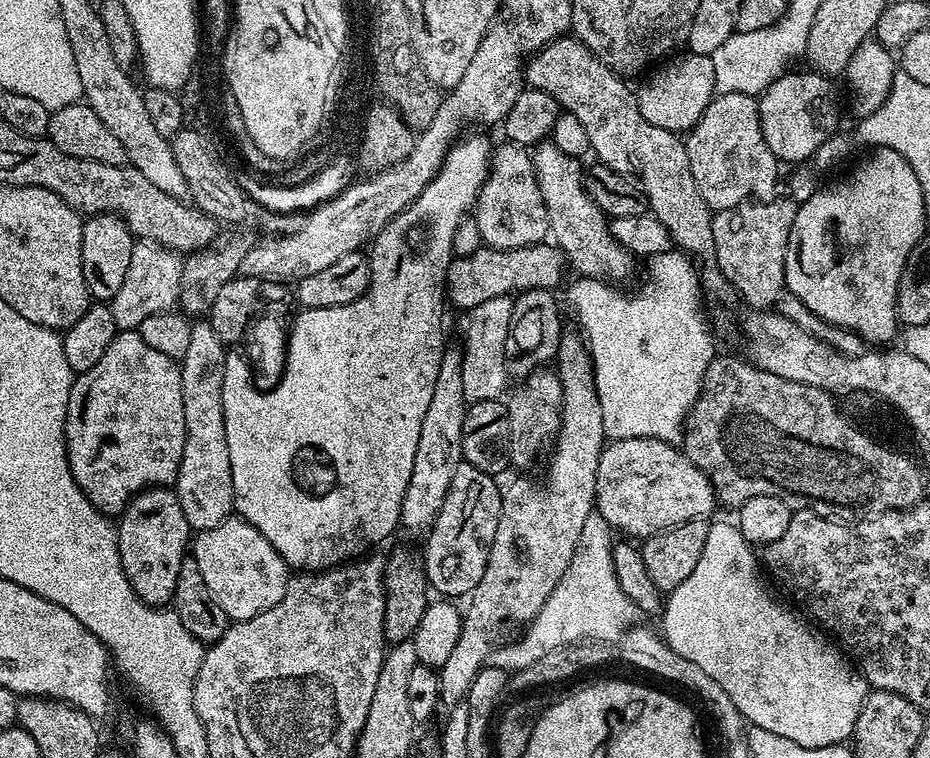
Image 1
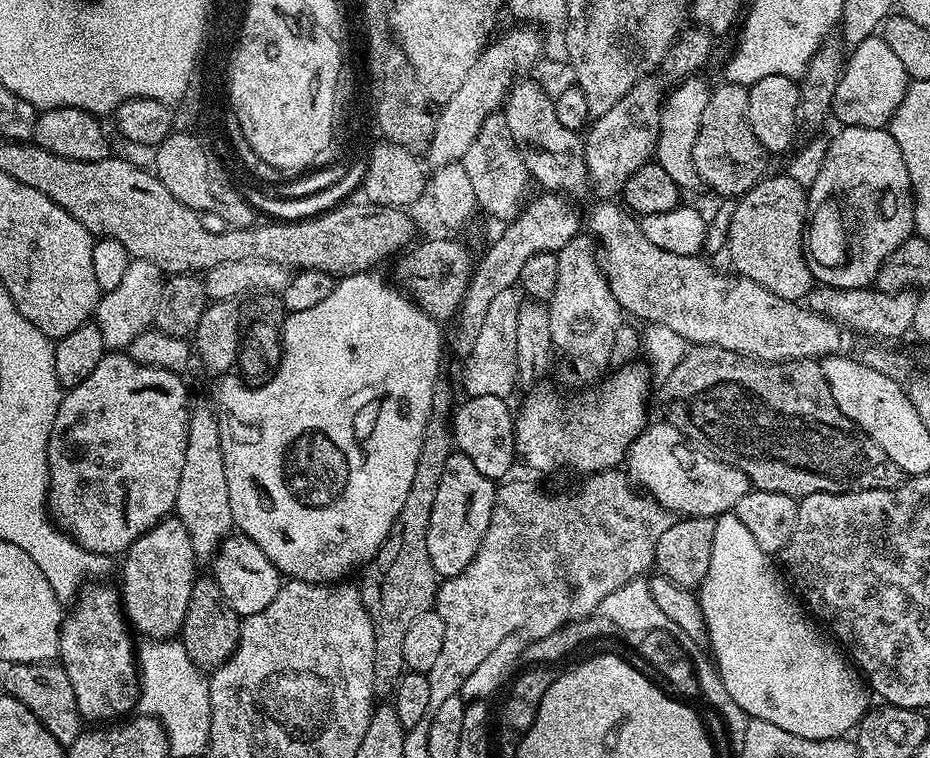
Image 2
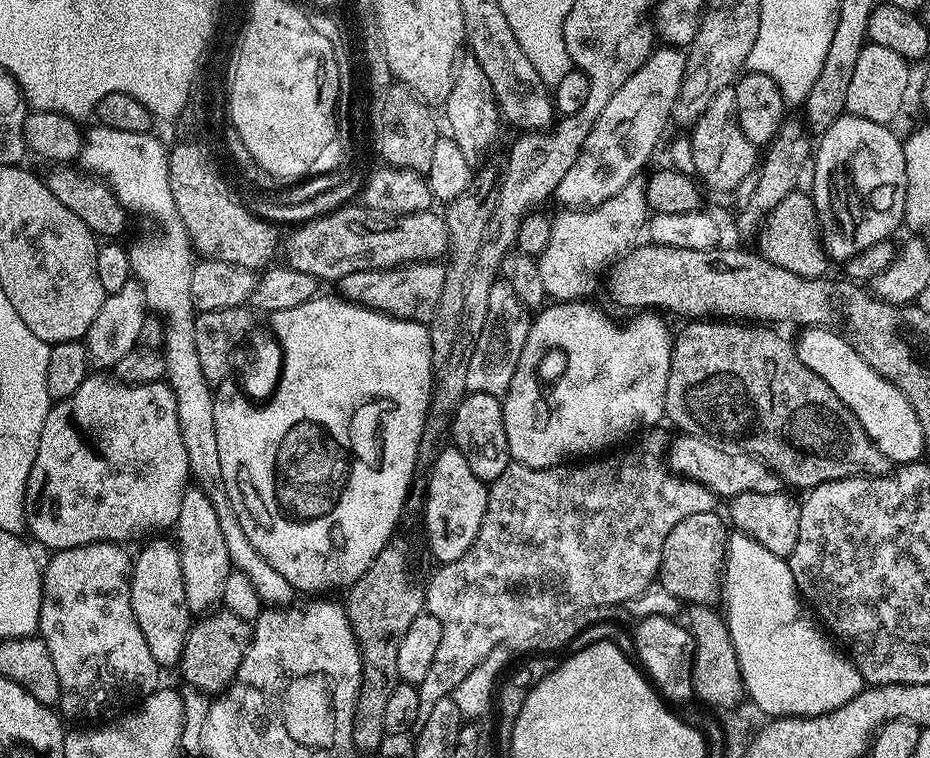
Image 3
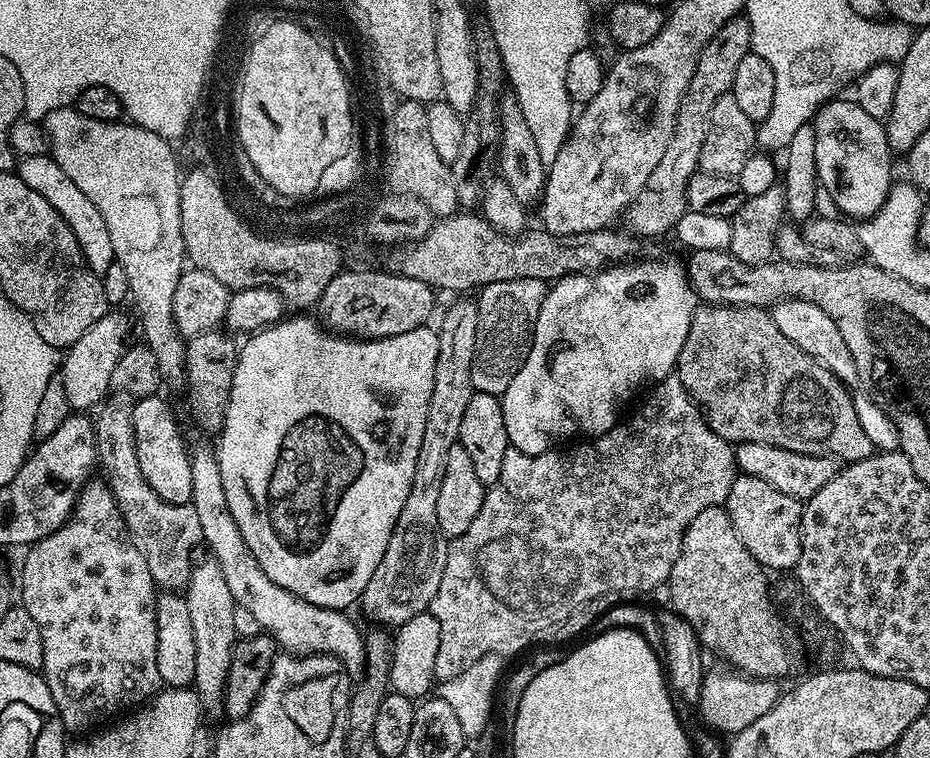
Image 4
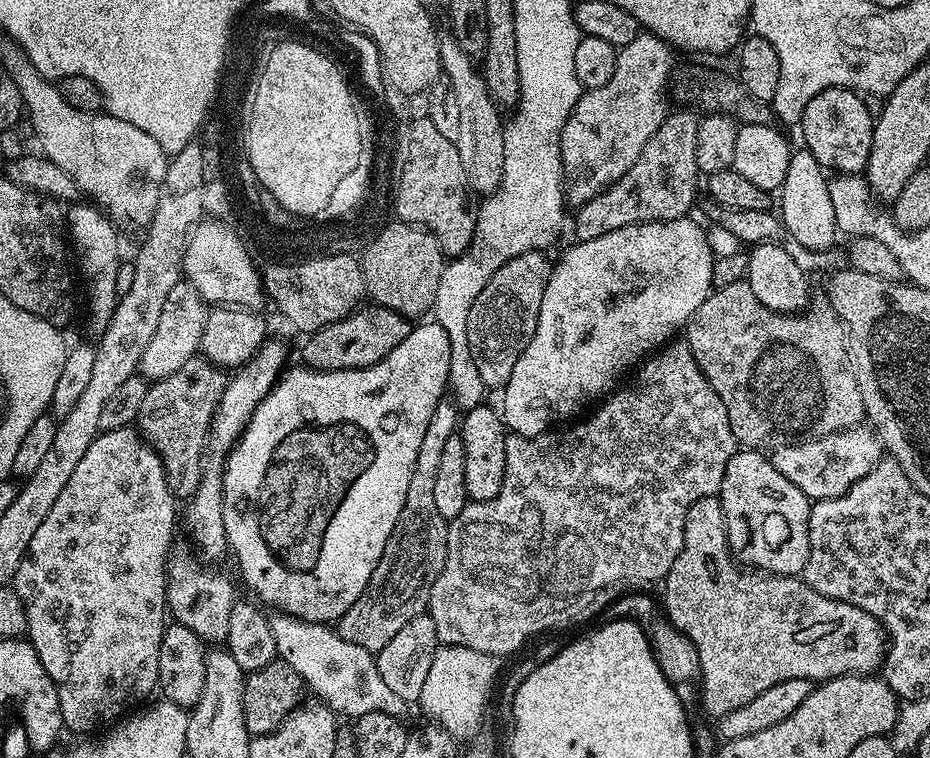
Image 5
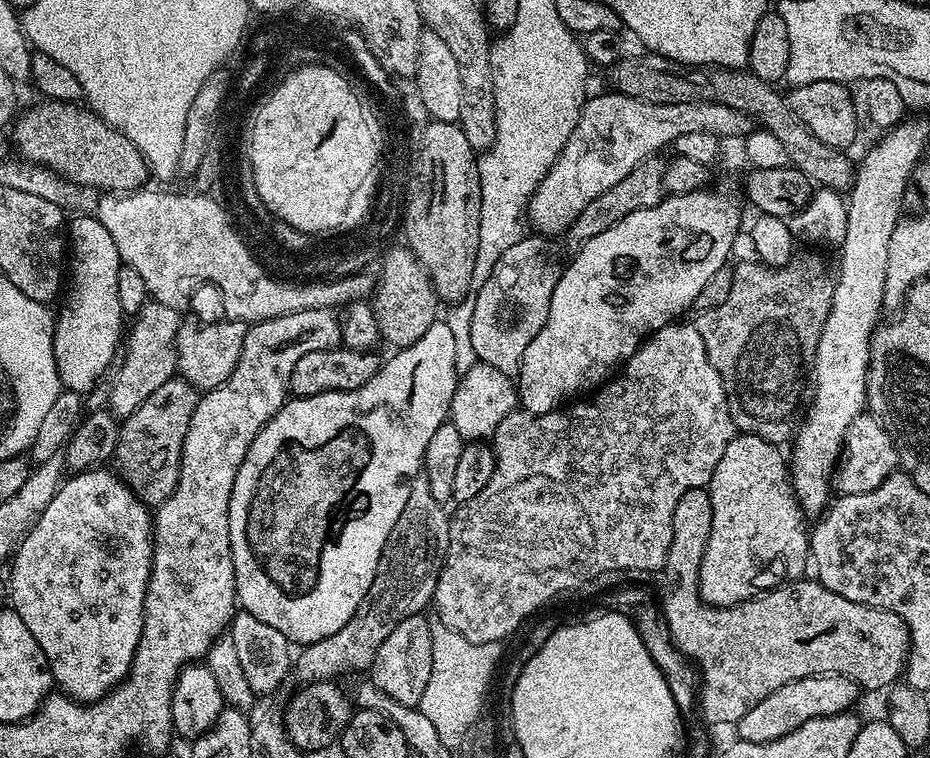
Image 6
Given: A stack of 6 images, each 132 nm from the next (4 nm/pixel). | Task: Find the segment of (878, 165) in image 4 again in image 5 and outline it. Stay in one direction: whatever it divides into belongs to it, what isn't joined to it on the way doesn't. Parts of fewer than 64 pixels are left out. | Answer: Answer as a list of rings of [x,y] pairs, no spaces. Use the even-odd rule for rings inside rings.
[[[827,88],[806,102],[806,110],[798,121],[798,129],[804,135],[803,147],[816,156],[823,169],[833,173],[853,174],[863,173],[867,169],[874,116],[868,113],[864,100],[863,95],[850,88]]]

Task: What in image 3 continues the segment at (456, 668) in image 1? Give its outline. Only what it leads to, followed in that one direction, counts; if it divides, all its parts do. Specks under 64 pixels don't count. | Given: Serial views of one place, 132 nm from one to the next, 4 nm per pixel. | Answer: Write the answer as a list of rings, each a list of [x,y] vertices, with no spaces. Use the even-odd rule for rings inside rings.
[[[637,178],[625,186],[614,198],[602,202],[596,208],[587,210],[560,210],[557,216],[551,217],[552,229],[550,240],[546,242],[546,250],[538,257],[540,273],[542,274],[542,286],[545,293],[556,302],[580,302],[596,288],[596,271],[609,264],[615,263],[627,252],[632,251],[641,243],[646,232],[646,225],[650,219],[648,207],[647,187],[643,179]]]

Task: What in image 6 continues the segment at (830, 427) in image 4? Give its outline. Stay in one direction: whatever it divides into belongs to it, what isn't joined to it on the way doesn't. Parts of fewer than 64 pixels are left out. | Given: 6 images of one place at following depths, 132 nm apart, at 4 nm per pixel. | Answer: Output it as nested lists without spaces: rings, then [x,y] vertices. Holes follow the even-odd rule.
[[[804,250],[799,254],[793,255],[792,261],[783,264],[781,268],[770,268],[767,264],[754,262],[740,262],[732,268],[734,274],[734,283],[730,285],[730,295],[727,296],[726,302],[722,302],[722,306],[712,309],[711,312],[700,312],[695,317],[694,323],[698,334],[702,334],[702,342],[706,342],[706,354],[710,358],[710,362],[714,366],[714,370],[718,370],[718,374],[724,383],[726,390],[726,398],[728,399],[728,409],[730,410],[730,418],[736,423],[737,429],[741,433],[749,436],[757,436],[763,440],[768,440],[772,444],[780,446],[785,442],[791,441],[796,435],[798,427],[798,417],[802,412],[802,404],[800,408],[800,399],[805,399],[806,388],[804,392],[803,376],[809,375],[812,363],[816,361],[816,347],[818,346],[818,338],[822,334],[822,326],[826,322],[826,318],[830,314],[830,306],[834,302],[834,290],[836,289],[837,273],[828,265],[828,260],[824,256],[819,256],[819,251]]]

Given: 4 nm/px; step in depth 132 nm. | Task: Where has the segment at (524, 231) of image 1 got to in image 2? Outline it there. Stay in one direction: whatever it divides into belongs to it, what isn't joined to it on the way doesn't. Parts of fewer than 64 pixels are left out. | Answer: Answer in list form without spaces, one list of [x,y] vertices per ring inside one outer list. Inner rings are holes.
[[[503,111],[490,114],[486,122],[482,122],[482,130],[478,130],[478,138],[470,142],[470,150],[466,150],[462,163],[470,183],[474,185],[474,198],[479,211],[503,222],[515,220],[529,195],[530,177]]]

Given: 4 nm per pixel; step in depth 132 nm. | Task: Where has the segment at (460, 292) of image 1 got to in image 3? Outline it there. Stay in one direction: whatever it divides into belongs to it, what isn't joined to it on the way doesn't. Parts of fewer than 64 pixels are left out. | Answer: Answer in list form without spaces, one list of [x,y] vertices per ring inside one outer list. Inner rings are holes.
[[[440,262],[412,264],[403,268],[382,272],[355,272],[342,281],[343,295],[357,304],[383,312],[395,320],[412,320],[415,324],[427,325],[438,310],[438,298],[442,295],[445,265]]]

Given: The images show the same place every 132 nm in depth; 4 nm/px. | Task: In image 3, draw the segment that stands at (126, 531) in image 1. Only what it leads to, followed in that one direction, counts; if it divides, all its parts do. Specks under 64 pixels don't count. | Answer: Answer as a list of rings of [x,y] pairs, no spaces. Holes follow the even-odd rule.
[[[171,539],[156,540],[153,544],[146,545],[134,556],[130,579],[130,602],[134,618],[138,618],[138,626],[146,638],[146,646],[150,646],[150,654],[161,669],[175,669],[182,658],[188,631],[194,623],[194,614],[188,608],[182,582],[180,549]]]

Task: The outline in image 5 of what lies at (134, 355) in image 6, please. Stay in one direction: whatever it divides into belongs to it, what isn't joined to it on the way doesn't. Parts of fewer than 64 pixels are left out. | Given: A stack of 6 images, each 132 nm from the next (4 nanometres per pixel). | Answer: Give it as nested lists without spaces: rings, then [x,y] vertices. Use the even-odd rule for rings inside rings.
[[[181,282],[170,290],[170,295],[166,298],[166,303],[162,306],[162,315],[158,317],[158,326],[154,330],[150,342],[146,345],[146,350],[142,353],[139,375],[149,382],[155,382],[162,378],[170,378],[181,368],[190,362],[193,356],[200,350],[202,340],[202,330],[206,326],[206,318],[209,309],[206,301],[196,293],[196,287],[187,282]]]

